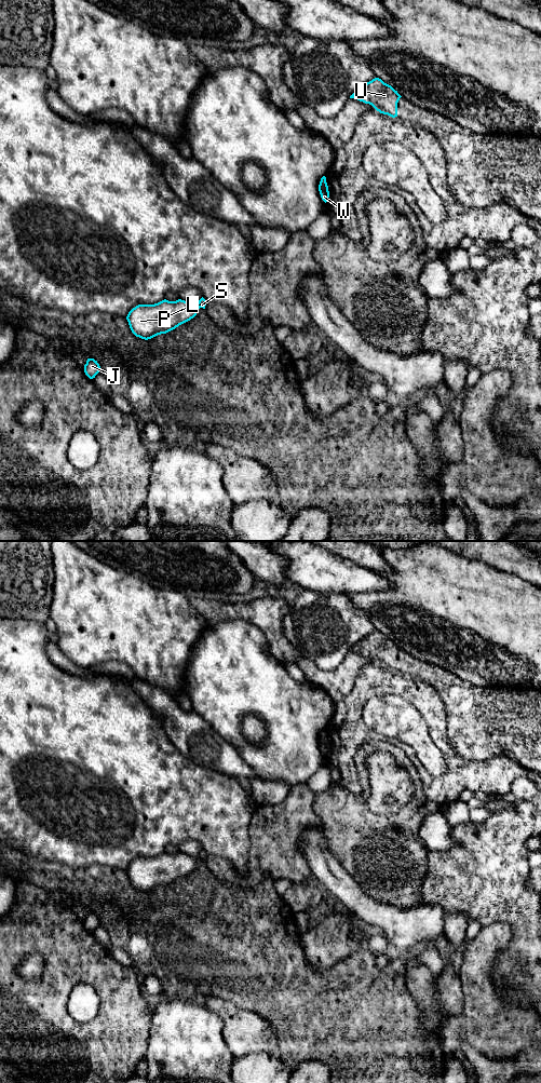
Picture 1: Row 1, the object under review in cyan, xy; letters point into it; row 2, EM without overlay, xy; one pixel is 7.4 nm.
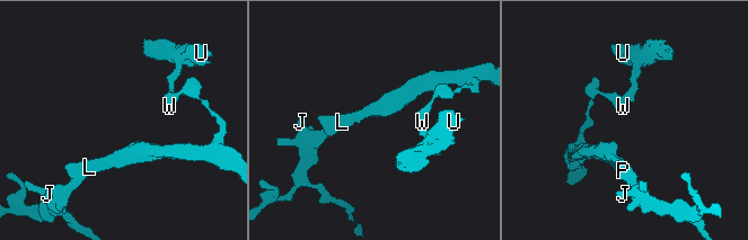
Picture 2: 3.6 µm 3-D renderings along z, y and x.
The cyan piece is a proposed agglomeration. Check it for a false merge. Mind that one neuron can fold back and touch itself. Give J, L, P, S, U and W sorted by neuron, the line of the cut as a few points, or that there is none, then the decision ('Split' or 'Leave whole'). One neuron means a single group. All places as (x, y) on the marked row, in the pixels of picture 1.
Groups: J L P S W / U. Split along xy (320, 183), (327, 188). Split

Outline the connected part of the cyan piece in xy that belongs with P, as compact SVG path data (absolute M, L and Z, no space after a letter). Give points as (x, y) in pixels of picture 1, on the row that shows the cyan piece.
M202 297L198 303L164 299L154 304L138 304L129 312L126 320L136 337L148 340L190 321L200 308L205 309L206 302Z

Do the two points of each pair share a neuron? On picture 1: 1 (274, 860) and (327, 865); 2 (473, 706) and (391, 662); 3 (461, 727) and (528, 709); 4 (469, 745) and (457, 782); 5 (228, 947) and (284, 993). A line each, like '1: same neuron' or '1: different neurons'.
1: different neurons
2: same neuron
3: same neuron
4: different neurons
5: same neuron

